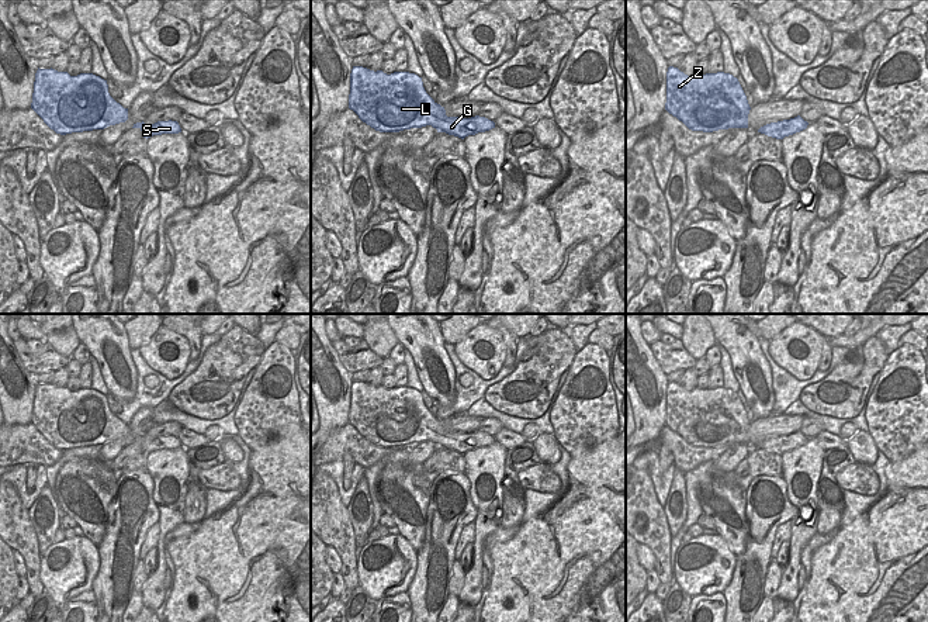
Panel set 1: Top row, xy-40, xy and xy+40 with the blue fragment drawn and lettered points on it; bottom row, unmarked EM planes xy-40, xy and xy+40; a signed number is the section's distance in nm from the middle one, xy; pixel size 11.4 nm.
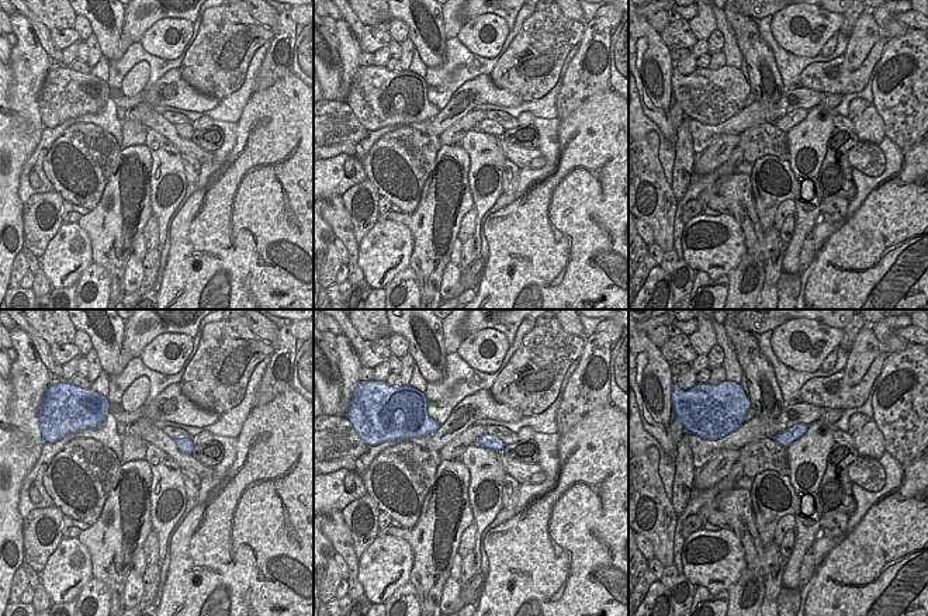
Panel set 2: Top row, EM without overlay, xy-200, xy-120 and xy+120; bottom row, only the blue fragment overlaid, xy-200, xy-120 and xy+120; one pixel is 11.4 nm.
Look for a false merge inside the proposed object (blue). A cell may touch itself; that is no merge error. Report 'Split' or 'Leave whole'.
Leave whole

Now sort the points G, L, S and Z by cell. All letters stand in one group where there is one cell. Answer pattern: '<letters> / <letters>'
G L S Z

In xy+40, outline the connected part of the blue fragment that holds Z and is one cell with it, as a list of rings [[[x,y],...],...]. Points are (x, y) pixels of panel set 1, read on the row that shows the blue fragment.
[[[669,66],[665,110],[692,131],[713,132],[748,128],[751,107],[738,79],[733,75],[696,72],[688,76]]]

